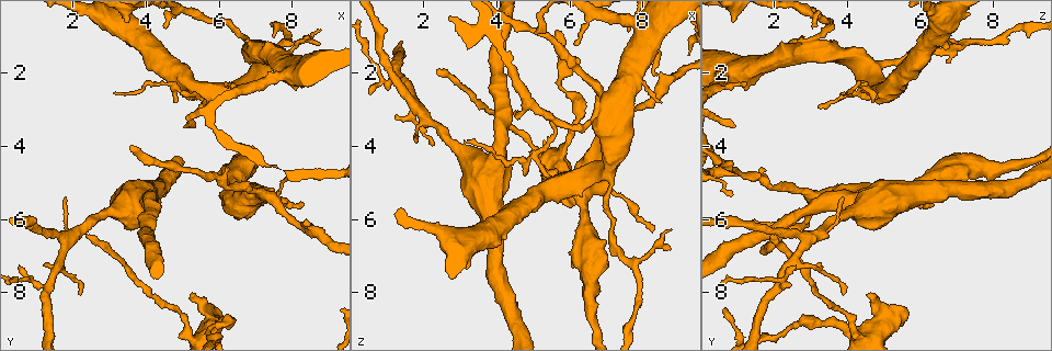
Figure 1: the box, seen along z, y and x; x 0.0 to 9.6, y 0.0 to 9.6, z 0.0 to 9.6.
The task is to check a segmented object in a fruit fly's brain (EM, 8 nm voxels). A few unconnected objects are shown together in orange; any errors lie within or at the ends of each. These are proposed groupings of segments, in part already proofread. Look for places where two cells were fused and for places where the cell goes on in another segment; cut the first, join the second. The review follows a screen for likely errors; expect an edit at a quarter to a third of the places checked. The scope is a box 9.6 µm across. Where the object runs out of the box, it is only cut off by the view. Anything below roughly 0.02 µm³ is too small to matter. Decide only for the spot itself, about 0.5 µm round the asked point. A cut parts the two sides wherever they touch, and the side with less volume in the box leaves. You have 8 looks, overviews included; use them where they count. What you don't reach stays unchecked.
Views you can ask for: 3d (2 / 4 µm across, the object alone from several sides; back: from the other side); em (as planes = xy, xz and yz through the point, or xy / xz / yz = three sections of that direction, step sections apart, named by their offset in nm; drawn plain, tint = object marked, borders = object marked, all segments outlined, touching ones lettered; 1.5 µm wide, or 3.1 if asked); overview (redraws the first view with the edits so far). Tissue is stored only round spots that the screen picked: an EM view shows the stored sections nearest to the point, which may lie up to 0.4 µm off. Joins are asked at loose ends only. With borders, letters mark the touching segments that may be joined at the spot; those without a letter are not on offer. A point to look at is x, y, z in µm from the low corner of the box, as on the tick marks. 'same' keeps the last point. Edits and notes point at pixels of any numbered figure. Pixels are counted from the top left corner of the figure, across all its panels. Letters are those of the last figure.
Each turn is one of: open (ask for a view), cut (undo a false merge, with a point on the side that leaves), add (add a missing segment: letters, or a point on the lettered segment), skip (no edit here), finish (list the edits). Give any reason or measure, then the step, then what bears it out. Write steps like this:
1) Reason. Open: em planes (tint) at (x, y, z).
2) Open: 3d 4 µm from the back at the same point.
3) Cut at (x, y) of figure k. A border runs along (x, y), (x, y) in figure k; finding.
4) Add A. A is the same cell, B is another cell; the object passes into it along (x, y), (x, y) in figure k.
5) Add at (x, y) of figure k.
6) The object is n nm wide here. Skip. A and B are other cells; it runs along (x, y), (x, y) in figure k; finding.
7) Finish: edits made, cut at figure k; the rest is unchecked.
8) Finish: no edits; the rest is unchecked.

Thick end. Open: 3d 4 µm at (5.80, 8.35, 5.30).

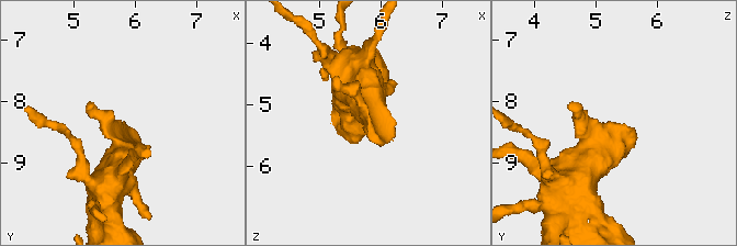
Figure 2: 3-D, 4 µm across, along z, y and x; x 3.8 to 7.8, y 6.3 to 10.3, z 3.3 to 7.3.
Now the EM. Open: em planes (tint) at (5.80, 8.30, 5.35).

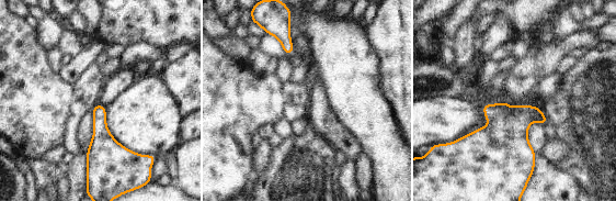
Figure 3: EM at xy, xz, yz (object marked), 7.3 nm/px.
Open: em planes (borders) at the same point.

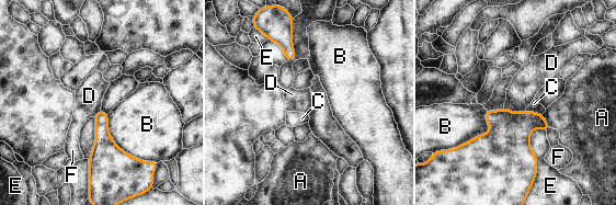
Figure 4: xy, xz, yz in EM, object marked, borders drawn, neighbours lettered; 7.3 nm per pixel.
Skip. A, B, C, D, E and F are other cells; a border runs along (504, 106), (513, 112), (525, 111) in figure 4; none of them fits.

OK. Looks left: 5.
Thin end. Open: em planes (borders) at (6.20, 2.20, 1.20).

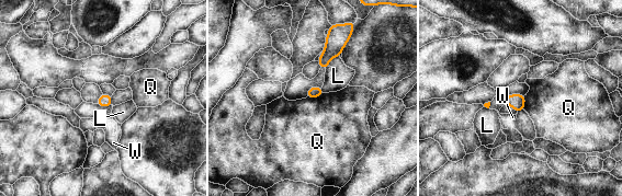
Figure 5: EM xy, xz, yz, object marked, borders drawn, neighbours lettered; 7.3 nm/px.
The object is 90 nm wide here. Skip. L, Q and W are other cells; a border runs along (324, 92), (316, 98), (306, 98) in figure 5; no lettered segment goes on from it.

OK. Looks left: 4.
Free end. Open: 3d 2 µm from the back at (8.40, 6.15, 1.35).

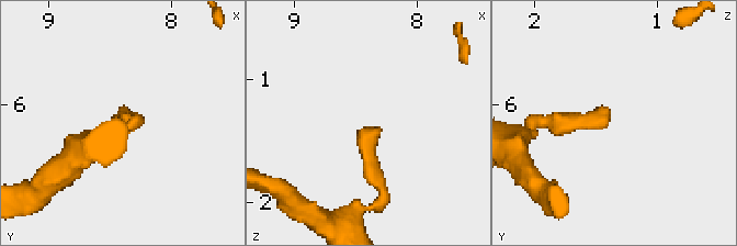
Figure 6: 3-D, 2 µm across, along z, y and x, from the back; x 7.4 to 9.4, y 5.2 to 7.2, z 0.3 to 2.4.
Now the EM. Open: em planes (borders) at (8.42, 6.14, 1.38).

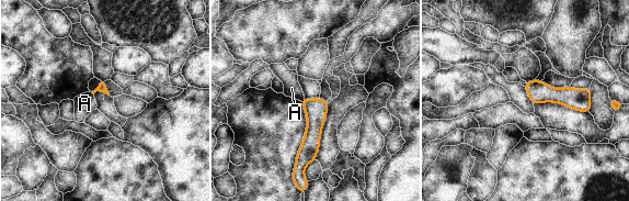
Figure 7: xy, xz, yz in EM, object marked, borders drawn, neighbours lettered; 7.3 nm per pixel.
Skip. A is another cell; a border runs along (304, 97), (300, 101) in figure 7; no lettered segment goes on from it.

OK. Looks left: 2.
Finish: no edits; the rest is unchecked.

